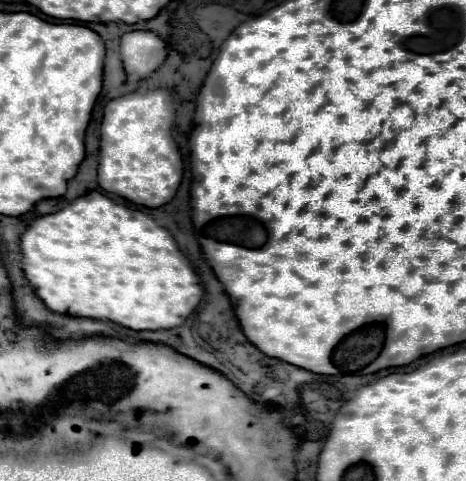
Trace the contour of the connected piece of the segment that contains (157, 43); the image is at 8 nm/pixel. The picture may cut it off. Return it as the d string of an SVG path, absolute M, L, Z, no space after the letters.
M134 30L120 38L120 54L128 78L148 78L164 60L166 44L154 32Z

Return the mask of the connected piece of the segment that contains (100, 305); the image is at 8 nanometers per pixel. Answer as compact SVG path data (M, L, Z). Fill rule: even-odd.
M88 192L86 196L76 198L74 202L70 202L66 208L62 208L62 210L58 210L54 214L46 214L46 216L36 218L34 224L22 234L20 248L22 248L22 256L24 256L22 258L22 270L24 270L30 286L36 290L38 298L46 304L48 310L52 310L56 314L62 314L62 316L110 320L110 322L116 322L116 324L120 324L124 328L130 328L130 330L166 330L166 328L180 326L194 312L194 308L198 306L200 296L202 296L202 288L198 286L198 278L196 278L190 262L178 250L178 246L176 246L174 238L170 236L170 232L160 228L148 214L144 214L144 212L140 212L136 208L124 206L124 204L116 204L110 198L106 198L104 194L100 194L100 192Z

